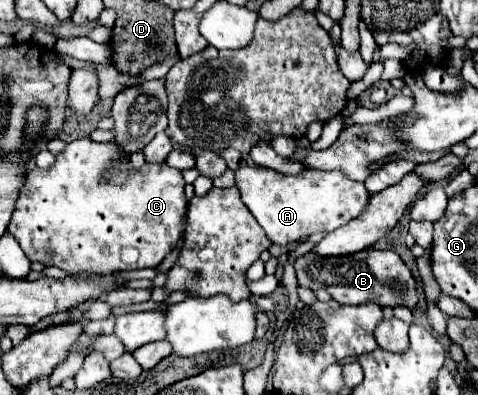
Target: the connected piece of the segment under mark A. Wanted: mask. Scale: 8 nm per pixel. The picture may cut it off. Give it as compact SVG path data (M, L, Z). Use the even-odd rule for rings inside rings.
M241 168L235 172L237 188L243 194L245 206L257 218L275 244L287 246L301 238L301 234L333 232L365 212L369 192L363 182L349 180L341 170L313 170L305 168L297 176L281 174L269 168Z

